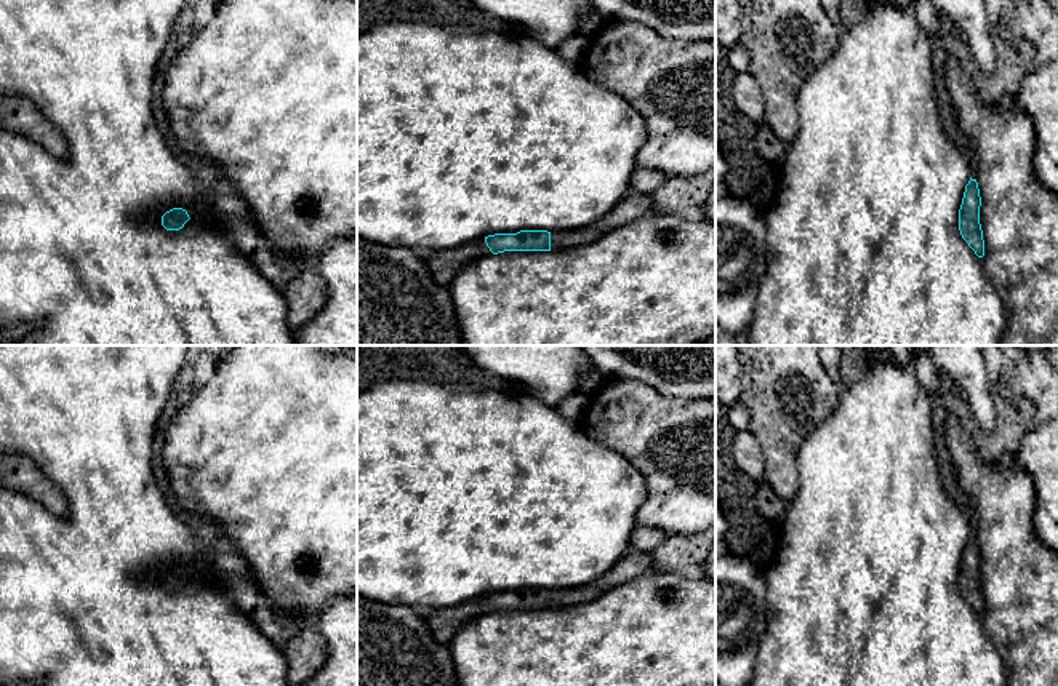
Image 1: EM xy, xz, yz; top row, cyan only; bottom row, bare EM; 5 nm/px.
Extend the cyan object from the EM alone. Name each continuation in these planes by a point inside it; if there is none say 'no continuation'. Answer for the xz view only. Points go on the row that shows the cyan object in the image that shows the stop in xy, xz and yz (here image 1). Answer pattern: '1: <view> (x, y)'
1: xz (634, 207)
2: xz (444, 264)

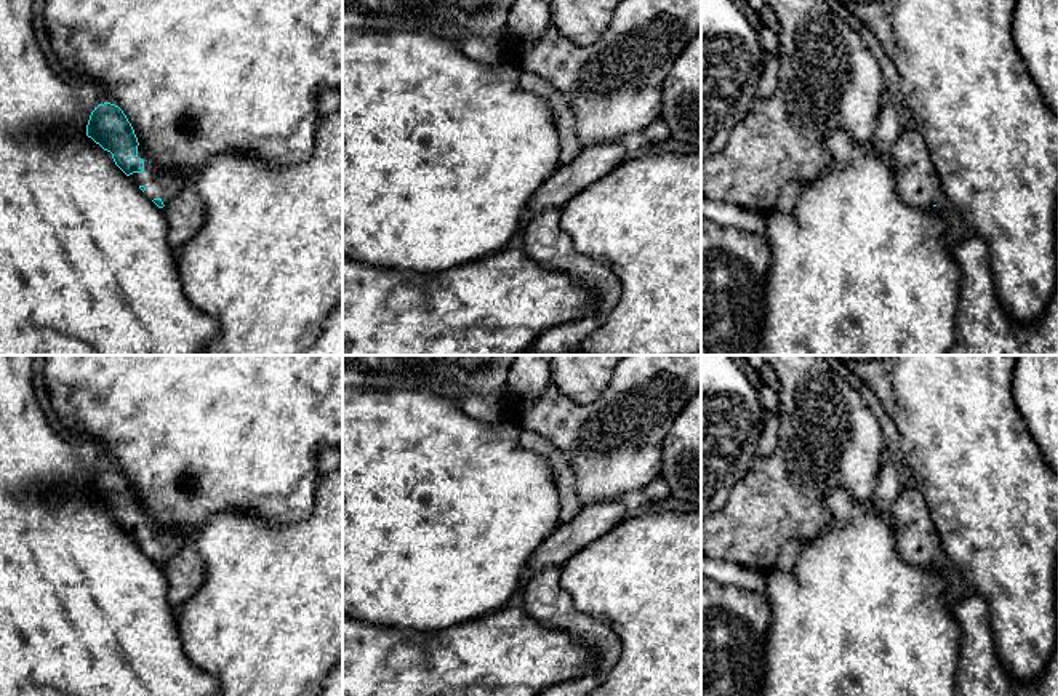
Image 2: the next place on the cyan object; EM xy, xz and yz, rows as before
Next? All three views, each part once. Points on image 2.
1: xy (160, 183)

